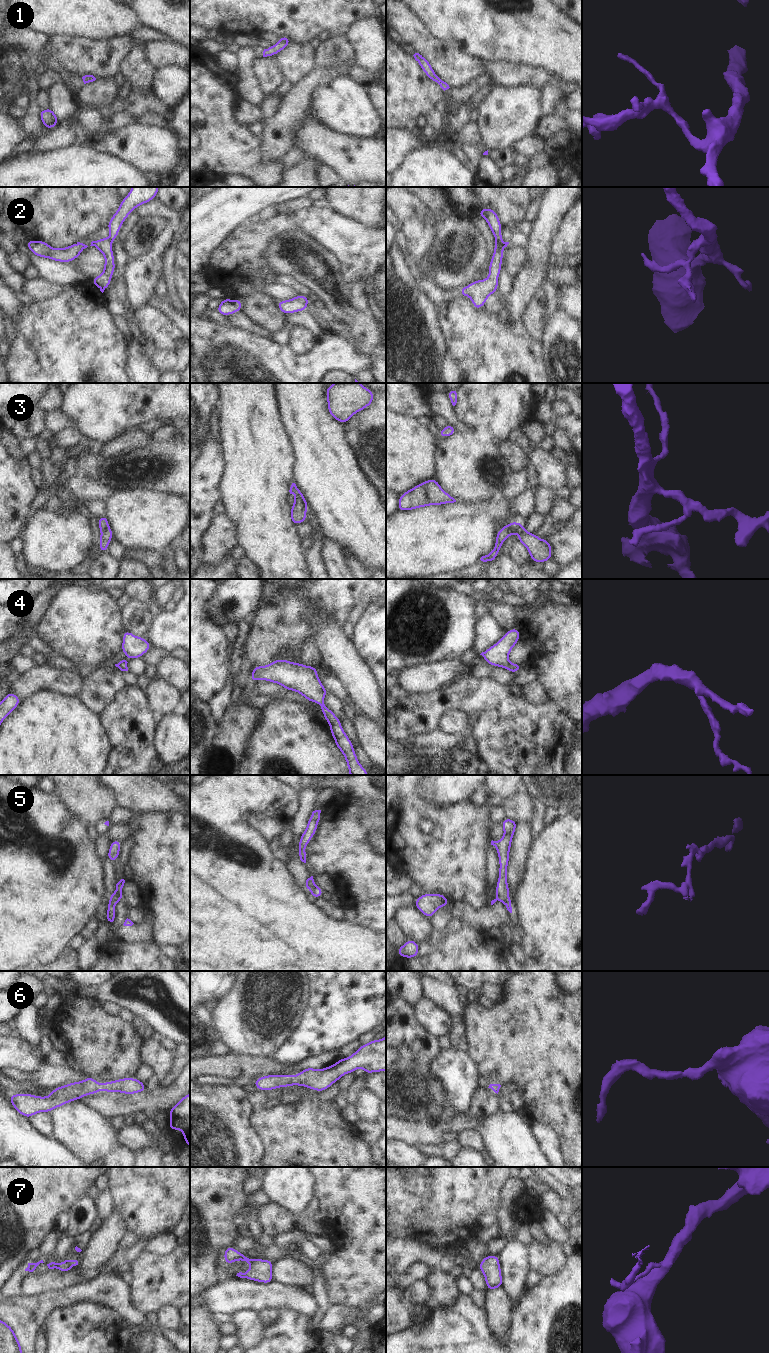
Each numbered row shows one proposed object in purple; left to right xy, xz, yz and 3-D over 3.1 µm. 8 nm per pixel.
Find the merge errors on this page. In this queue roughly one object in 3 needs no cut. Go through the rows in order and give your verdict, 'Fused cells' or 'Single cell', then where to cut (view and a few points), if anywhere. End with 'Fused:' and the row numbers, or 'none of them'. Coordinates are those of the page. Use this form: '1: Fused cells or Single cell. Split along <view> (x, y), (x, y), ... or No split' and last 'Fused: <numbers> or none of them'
1: Single cell. No split
2: Fused cells. Split along yz (501, 239), (496, 241)
3: Fused cells. Split along yz (506, 524), (512, 533)
4: Single cell. No split
5: Fused cells. Split along xy (116, 891), (119, 899)
6: Single cell. No split
7: Fused cells. Split along xz (254, 1260), (251, 1264)
Fused: 2, 3, 5, 7

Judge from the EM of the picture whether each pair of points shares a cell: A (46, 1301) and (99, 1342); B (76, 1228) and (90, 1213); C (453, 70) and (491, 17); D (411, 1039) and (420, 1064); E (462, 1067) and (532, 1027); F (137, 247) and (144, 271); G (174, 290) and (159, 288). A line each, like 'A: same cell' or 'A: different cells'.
A: different cells
B: same cell
C: different cells
D: same cell
E: different cells
F: different cells
G: different cells

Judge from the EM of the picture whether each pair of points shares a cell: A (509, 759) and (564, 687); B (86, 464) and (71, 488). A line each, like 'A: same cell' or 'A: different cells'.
A: different cells
B: different cells

